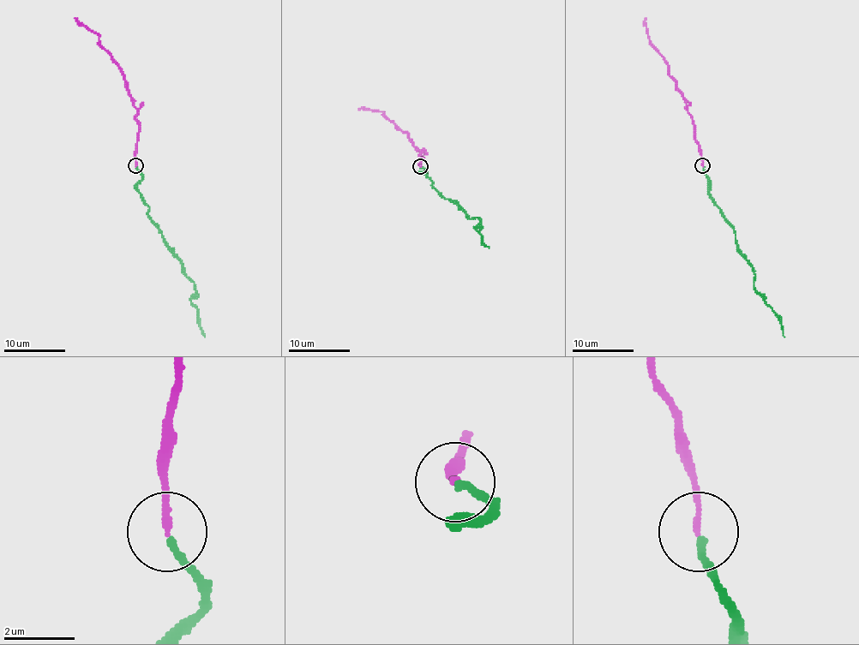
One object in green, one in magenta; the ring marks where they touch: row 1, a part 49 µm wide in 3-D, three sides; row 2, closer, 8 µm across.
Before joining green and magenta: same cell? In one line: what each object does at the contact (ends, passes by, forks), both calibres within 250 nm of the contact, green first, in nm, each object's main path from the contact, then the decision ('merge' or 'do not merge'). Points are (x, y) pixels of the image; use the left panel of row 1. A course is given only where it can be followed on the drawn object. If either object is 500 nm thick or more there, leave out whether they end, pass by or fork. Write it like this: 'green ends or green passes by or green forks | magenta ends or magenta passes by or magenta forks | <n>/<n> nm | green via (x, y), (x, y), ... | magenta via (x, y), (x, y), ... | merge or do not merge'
green ends | magenta ends | 200/150 nm | green via (135, 166), (141, 176), (137, 185), (149, 208), (147, 216), (194, 283), (190, 303), (205, 337) | magenta via (135, 165), (137, 108), (128, 82), (97, 35), (74, 18) | do not merge

